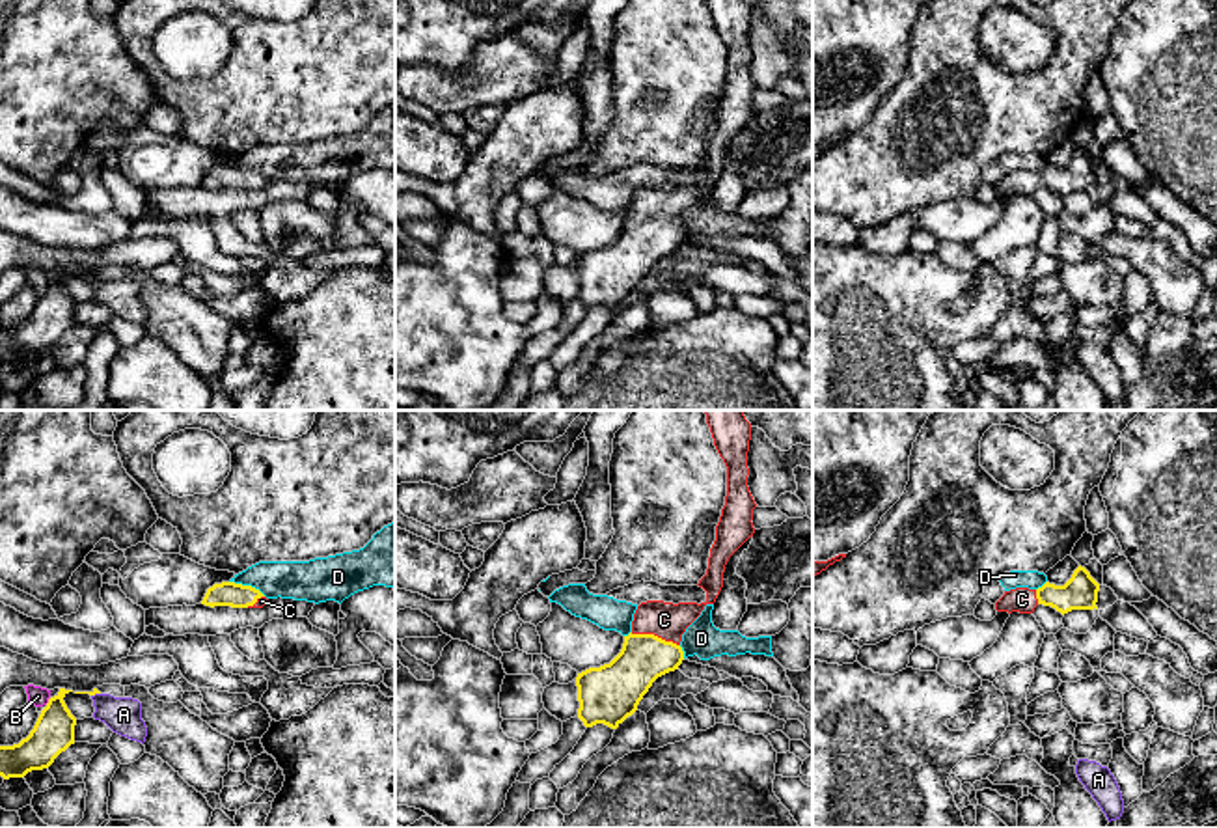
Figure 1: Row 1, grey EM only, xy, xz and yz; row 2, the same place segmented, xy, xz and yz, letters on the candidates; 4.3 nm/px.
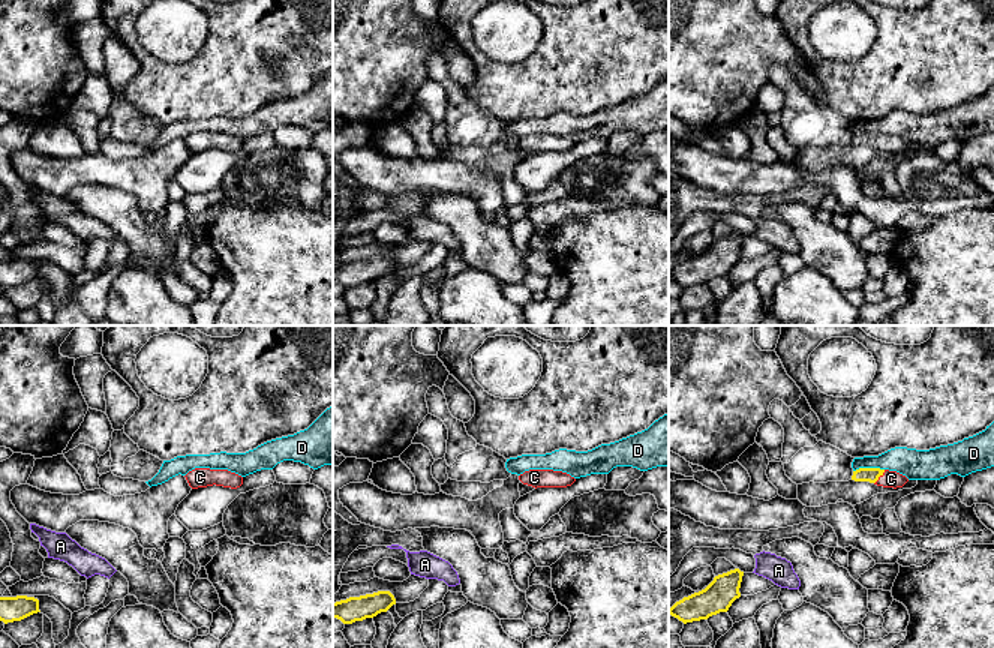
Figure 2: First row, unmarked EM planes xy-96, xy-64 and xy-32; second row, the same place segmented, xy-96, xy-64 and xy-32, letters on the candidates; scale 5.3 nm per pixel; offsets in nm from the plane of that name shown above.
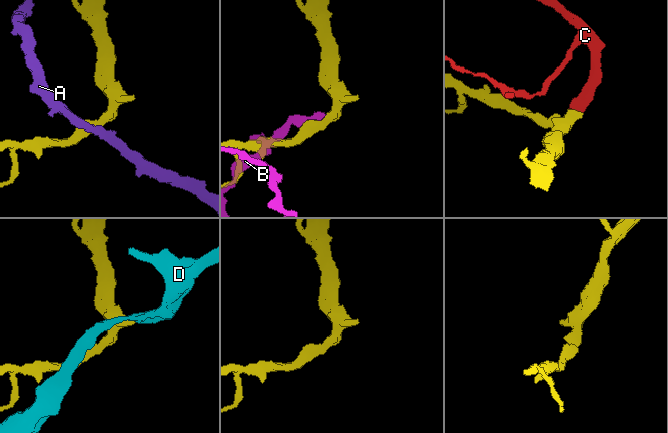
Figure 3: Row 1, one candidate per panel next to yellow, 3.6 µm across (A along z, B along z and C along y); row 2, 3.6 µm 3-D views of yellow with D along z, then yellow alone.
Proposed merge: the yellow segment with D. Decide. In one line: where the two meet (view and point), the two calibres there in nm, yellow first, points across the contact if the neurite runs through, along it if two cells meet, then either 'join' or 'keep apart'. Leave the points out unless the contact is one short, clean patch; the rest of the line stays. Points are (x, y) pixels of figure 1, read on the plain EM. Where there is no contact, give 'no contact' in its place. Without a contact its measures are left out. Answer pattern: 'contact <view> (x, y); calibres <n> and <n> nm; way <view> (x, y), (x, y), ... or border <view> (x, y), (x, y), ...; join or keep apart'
contact xy (248, 168); calibres 110 and 180 nm; border xy (230, 163), (250, 166), (265, 178); keep apart

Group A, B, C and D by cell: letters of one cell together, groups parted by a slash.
A / B / C / D

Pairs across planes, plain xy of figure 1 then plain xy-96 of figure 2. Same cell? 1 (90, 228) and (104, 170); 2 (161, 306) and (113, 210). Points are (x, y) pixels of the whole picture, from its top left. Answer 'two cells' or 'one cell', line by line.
1: one cell
2: one cell

